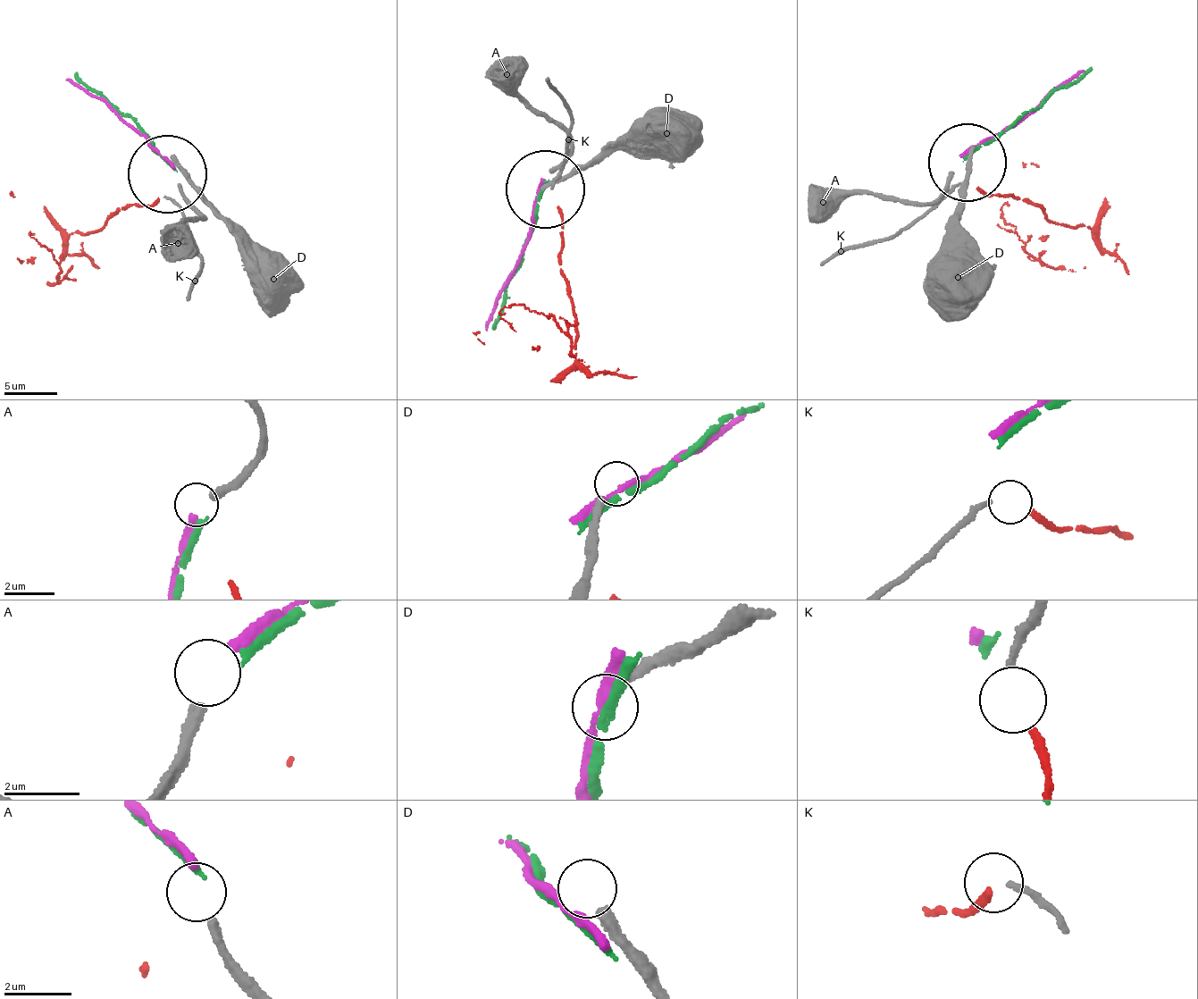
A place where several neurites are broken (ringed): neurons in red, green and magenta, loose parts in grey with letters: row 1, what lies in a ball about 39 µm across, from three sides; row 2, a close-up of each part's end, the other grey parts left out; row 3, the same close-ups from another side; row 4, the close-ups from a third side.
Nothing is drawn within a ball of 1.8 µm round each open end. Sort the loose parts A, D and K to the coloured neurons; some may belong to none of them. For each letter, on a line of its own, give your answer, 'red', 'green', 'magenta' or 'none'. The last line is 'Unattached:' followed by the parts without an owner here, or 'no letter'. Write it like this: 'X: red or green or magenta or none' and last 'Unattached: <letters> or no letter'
A: magenta
D: none
K: red
Unattached: D

